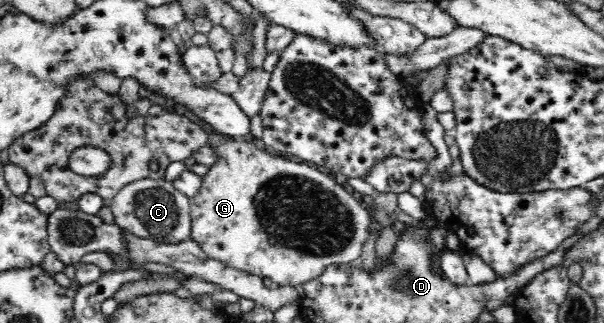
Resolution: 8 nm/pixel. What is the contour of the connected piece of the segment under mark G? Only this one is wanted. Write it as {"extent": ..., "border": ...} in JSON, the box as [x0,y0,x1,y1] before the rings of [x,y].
{"extent":[190,124,374,288],"border":[[[204,124],[201,127],[210,134],[212,139],[211,146],[215,150],[222,152],[220,162],[213,164],[210,171],[204,177],[202,190],[190,199],[191,218],[190,234],[191,240],[210,257],[222,261],[225,265],[232,266],[238,270],[243,270],[260,278],[270,278],[275,286],[300,288],[308,281],[320,276],[324,272],[324,267],[328,264],[346,263],[352,264],[360,261],[362,247],[369,235],[369,225],[374,223],[366,208],[365,200],[354,194],[347,186],[337,184],[327,173],[319,172],[315,166],[308,166],[304,162],[276,155],[255,142],[238,143],[234,139],[226,139],[223,135],[213,132],[211,128]]]}

